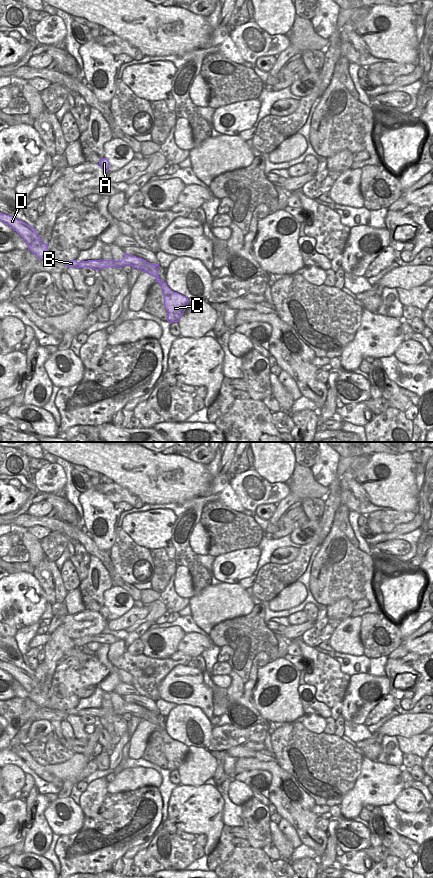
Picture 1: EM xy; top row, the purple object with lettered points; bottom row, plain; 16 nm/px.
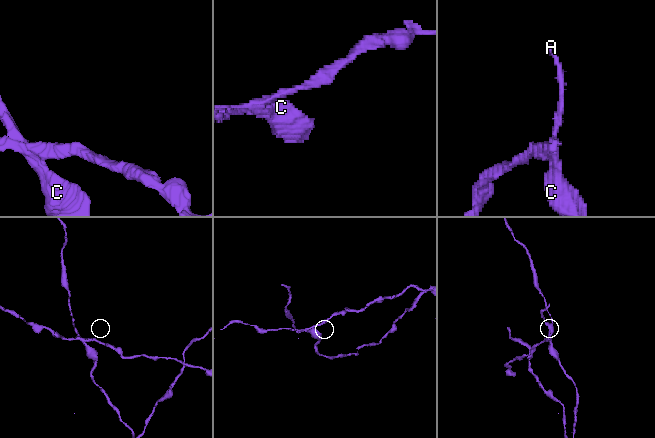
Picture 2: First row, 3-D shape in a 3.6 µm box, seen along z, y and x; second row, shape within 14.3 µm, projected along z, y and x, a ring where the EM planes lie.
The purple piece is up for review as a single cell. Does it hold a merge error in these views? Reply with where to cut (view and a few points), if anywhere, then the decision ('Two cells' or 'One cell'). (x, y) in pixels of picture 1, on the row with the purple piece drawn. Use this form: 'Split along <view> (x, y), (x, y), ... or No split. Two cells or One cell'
Split along xy (145, 260), (138, 268). Two cells.

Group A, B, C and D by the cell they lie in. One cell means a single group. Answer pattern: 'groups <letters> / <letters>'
groups A C / B D

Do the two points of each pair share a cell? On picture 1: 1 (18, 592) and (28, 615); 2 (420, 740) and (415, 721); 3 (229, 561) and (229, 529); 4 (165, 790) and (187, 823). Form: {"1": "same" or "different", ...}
{"1": "same", "2": "different", "3": "different", "4": "different"}

